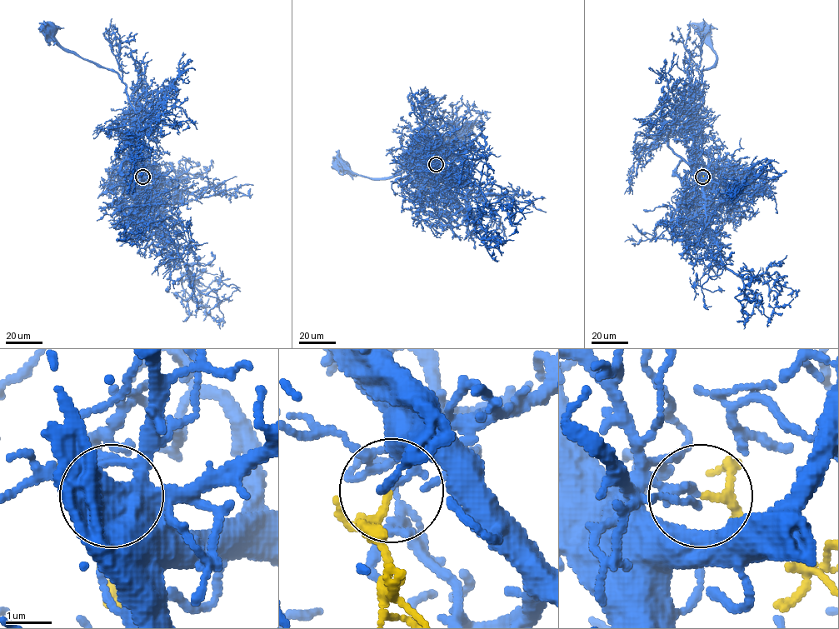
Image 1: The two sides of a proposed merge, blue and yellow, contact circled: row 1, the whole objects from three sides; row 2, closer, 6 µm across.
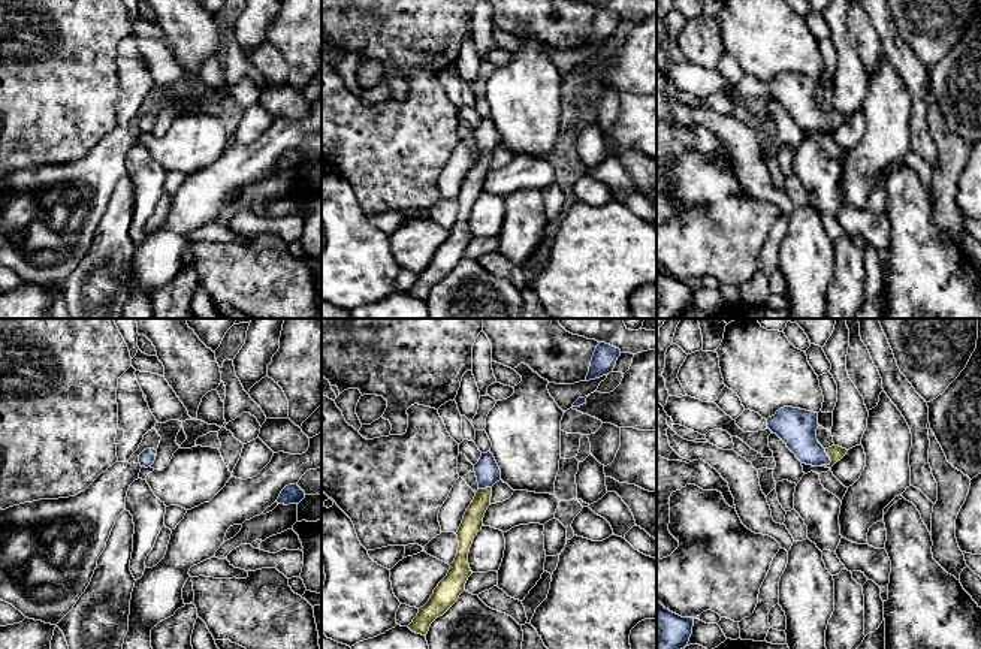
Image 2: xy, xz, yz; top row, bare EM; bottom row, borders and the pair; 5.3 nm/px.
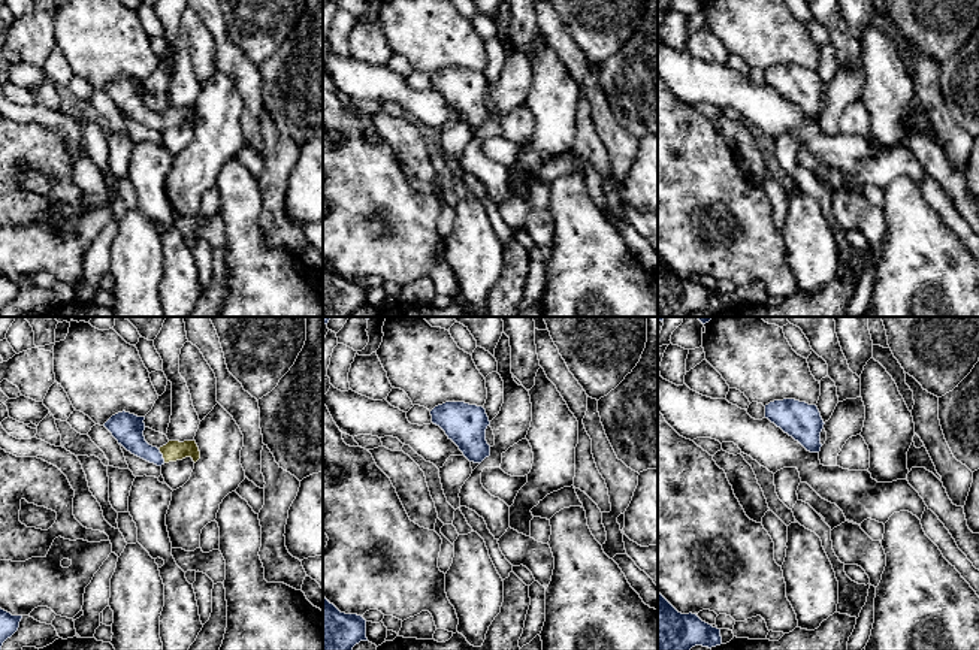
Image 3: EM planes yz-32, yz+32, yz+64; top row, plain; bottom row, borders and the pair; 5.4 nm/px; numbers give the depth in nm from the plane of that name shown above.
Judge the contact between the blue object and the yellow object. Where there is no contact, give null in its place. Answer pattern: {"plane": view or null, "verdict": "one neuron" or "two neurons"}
{"plane": "yz", "verdict": "one neuron"}

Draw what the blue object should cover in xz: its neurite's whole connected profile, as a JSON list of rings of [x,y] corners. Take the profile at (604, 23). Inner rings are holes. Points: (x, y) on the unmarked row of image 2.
[[[600,7],[594,16],[589,37],[585,46],[595,45],[595,43],[610,39],[619,21],[621,21],[619,13],[606,7]]]

